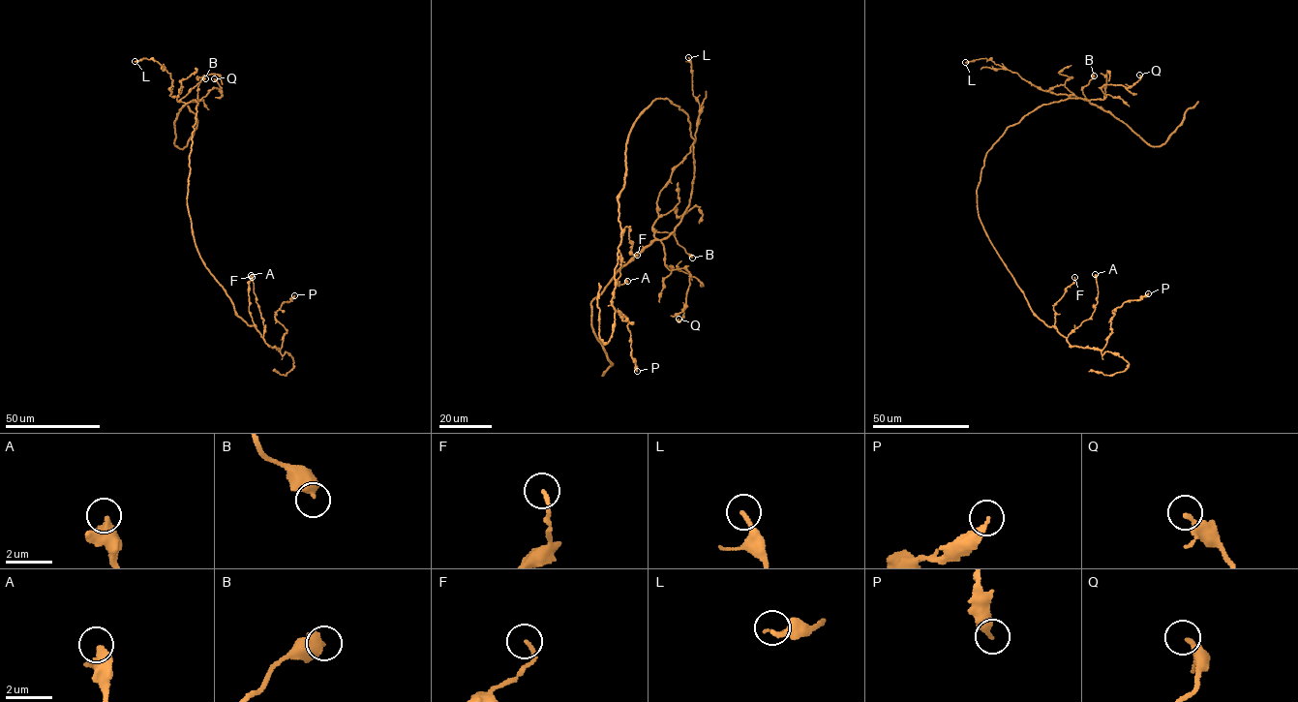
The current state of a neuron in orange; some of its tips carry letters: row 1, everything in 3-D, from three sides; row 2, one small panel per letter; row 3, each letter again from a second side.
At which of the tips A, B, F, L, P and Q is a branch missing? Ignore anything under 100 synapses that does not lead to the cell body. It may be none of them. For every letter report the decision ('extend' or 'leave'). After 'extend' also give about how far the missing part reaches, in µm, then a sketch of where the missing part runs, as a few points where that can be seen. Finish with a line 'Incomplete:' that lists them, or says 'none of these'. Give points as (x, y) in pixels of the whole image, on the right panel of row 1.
A: leave
B: leave
F: leave
L: leave
P: leave
Q: leave
Incomplete: none of these

